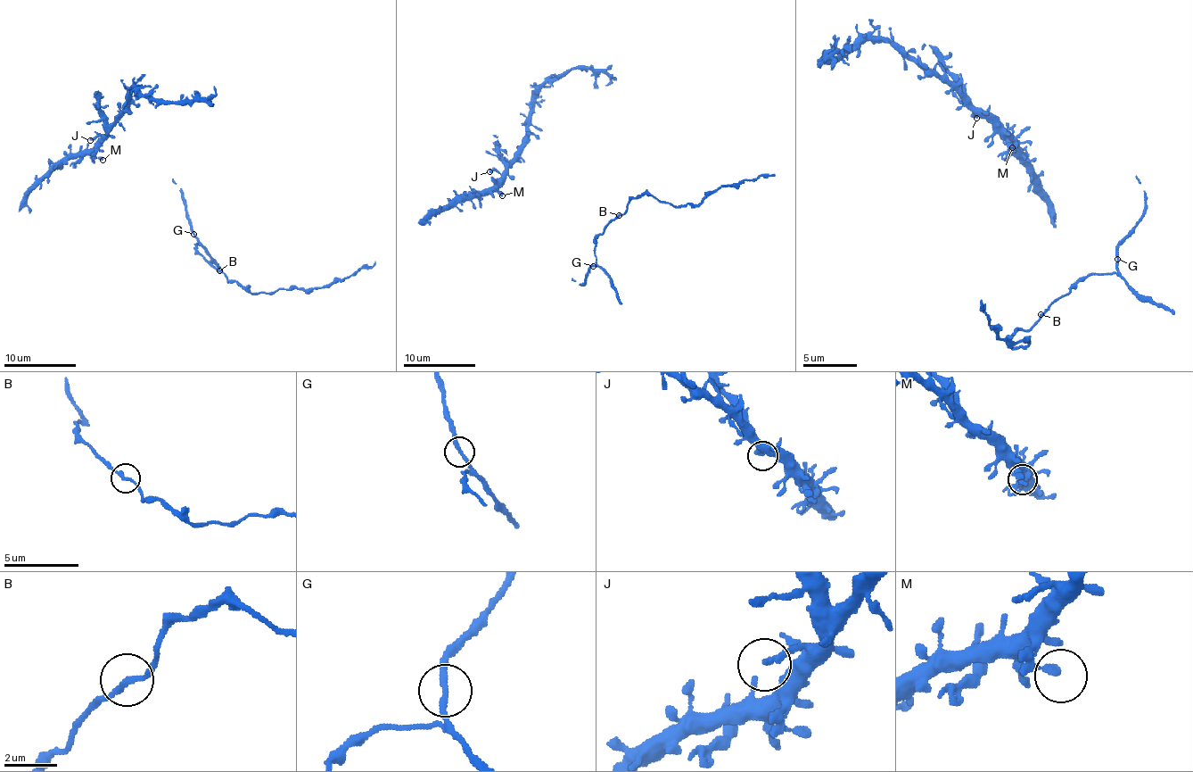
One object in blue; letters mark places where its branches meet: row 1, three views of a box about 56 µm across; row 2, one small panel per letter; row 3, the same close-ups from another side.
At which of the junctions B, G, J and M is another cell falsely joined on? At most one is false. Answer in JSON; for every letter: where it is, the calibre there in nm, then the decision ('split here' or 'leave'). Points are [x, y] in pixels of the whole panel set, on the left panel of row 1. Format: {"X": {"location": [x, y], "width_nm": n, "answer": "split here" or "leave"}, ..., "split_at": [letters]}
{"B": {"location": [219, 270], "width_nm": 200, "answer": "leave"}, "G": {"location": [193, 234], "width_nm": 220, "answer": "leave"}, "J": {"location": [90, 140], "width_nm": 300, "answer": "leave"}, "M": {"location": [102, 160], "width_nm": 280, "answer": "leave"}, "split_at": []}

